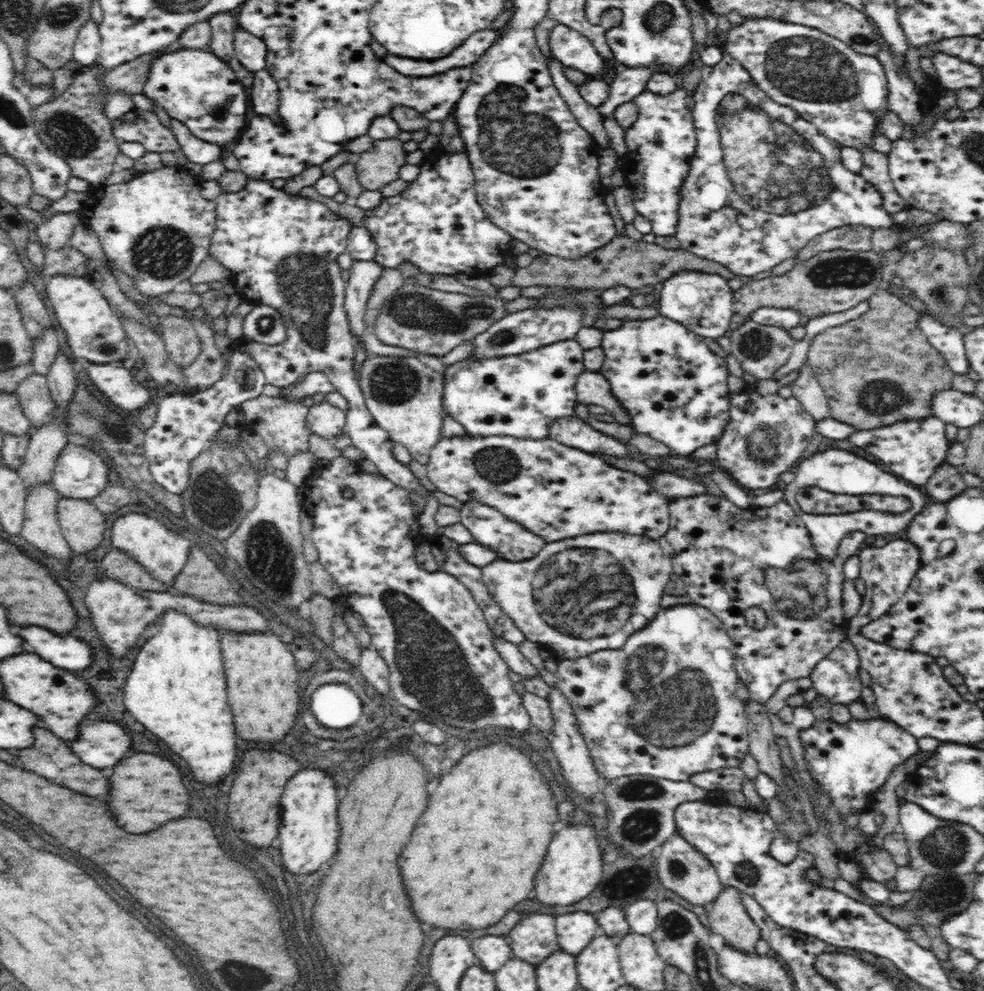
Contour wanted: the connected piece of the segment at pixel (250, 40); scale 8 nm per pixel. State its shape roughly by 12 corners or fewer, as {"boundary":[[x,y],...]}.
{"boundary":[[237,27],[234,56],[255,73],[266,68],[266,43]]}

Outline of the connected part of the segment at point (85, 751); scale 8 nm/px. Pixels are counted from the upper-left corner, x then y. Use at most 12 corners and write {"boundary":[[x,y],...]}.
{"boundary":[[84,720],[72,750],[94,768],[114,768],[132,740],[114,722]]}

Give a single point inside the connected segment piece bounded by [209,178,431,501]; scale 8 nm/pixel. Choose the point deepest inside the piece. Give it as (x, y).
(281, 249)

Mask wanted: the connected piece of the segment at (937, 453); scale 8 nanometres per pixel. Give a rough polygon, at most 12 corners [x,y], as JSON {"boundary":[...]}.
{"boundary":[[920,420],[856,432],[848,442],[925,485],[946,461],[945,423]]}

